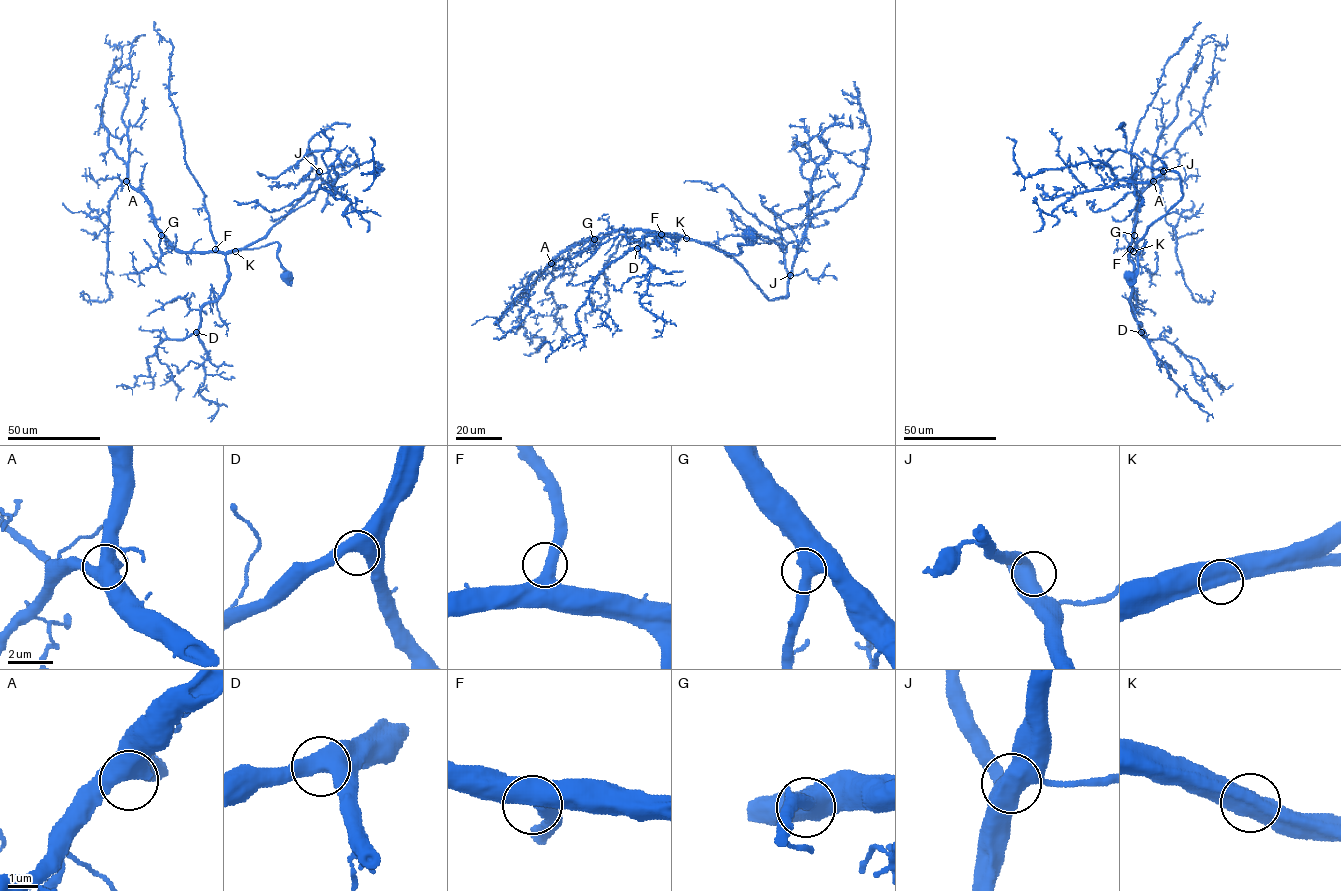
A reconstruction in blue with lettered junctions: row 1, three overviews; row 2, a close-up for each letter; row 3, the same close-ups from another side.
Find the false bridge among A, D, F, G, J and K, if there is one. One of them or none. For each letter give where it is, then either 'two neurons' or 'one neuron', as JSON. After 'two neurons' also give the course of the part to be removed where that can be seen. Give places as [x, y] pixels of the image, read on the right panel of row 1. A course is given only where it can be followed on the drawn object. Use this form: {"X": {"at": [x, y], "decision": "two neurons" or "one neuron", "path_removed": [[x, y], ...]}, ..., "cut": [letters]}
{"A": {"at": [1153, 181], "decision": "one neuron"}, "D": {"at": [1141, 332], "decision": "one neuron"}, "F": {"at": [1130, 249], "decision": "one neuron"}, "G": {"at": [1134, 235], "decision": "one neuron"}, "J": {"at": [1163, 171], "decision": "one neuron"}, "K": {"at": [1133, 251], "decision": "one neuron"}, "cut": []}

